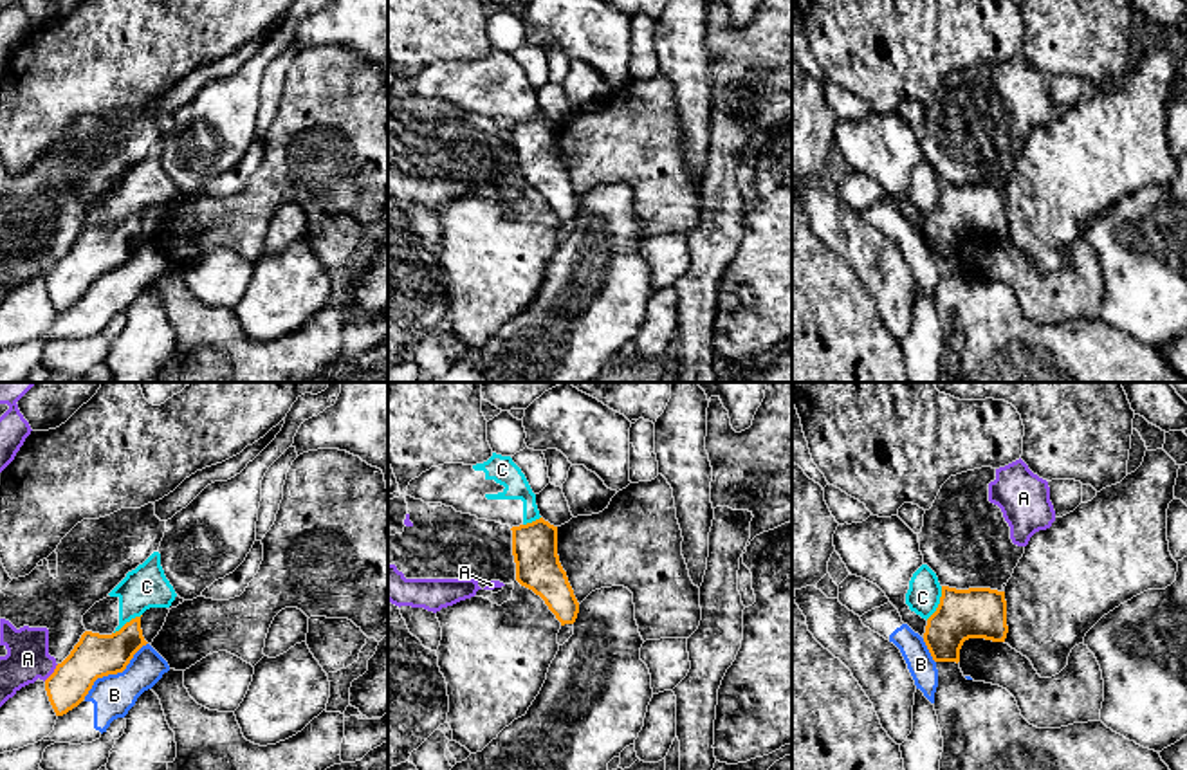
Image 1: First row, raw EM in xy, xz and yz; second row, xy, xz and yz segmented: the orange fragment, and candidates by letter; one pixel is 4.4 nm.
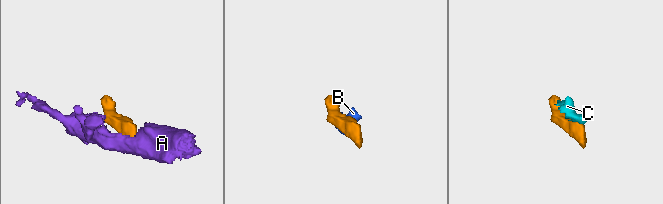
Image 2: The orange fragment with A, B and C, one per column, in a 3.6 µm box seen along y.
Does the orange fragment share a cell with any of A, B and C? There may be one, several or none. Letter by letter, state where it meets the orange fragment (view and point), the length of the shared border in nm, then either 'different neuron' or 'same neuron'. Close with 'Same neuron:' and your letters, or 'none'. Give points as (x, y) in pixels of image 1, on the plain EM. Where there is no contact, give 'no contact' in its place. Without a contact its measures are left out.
A: meets orange in xy at (53, 269); contact 100 nm long; different neuron
B: meets orange in xy at (114, 269); contact 380 nm long; different neuron
C: meets orange in yz at (940, 199); contact 170 nm long; different neuron
Same neuron: none

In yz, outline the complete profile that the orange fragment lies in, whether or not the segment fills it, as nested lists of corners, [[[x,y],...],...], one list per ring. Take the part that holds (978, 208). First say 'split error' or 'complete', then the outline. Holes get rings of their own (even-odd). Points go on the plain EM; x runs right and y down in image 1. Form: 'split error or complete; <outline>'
split error; [[[942,182],[940,200],[927,215],[924,229],[938,265],[933,299],[943,334],[938,382],[1187,382],[1158,348],[1126,335],[1102,317],[1037,325],[1021,312],[1007,285],[967,276],[958,260],[963,238],[1005,238],[1007,229],[1005,188]]]

